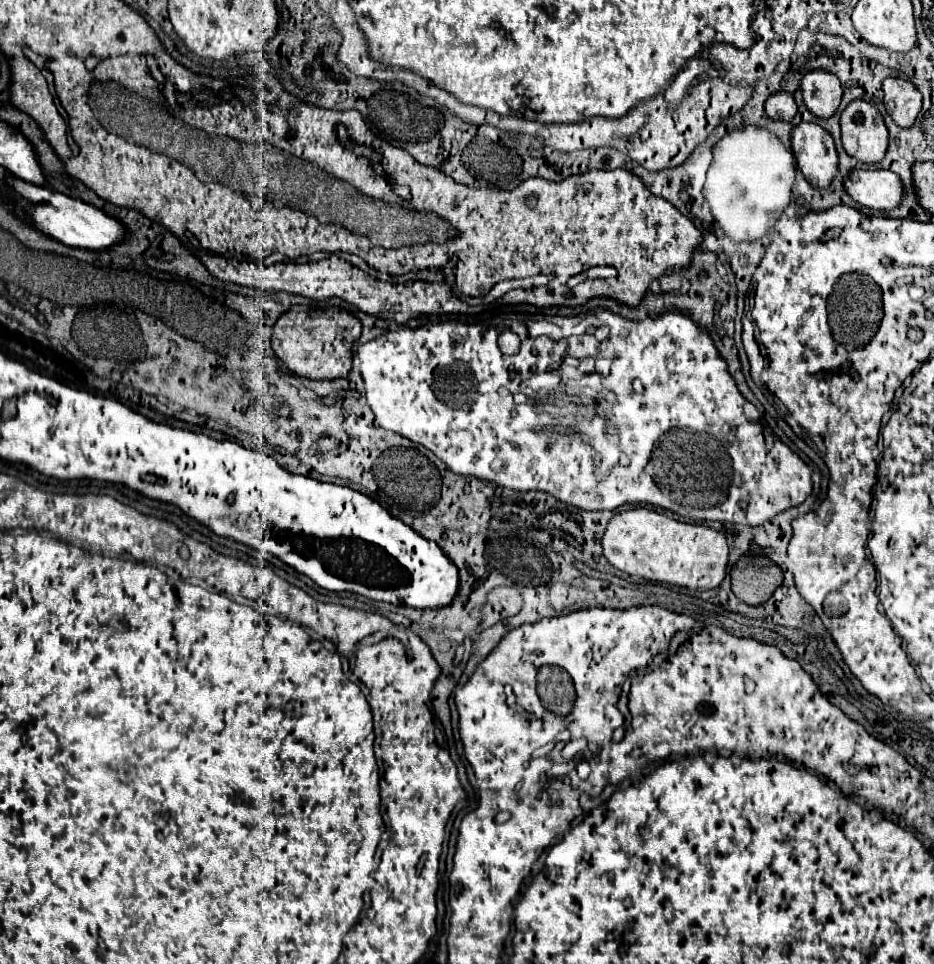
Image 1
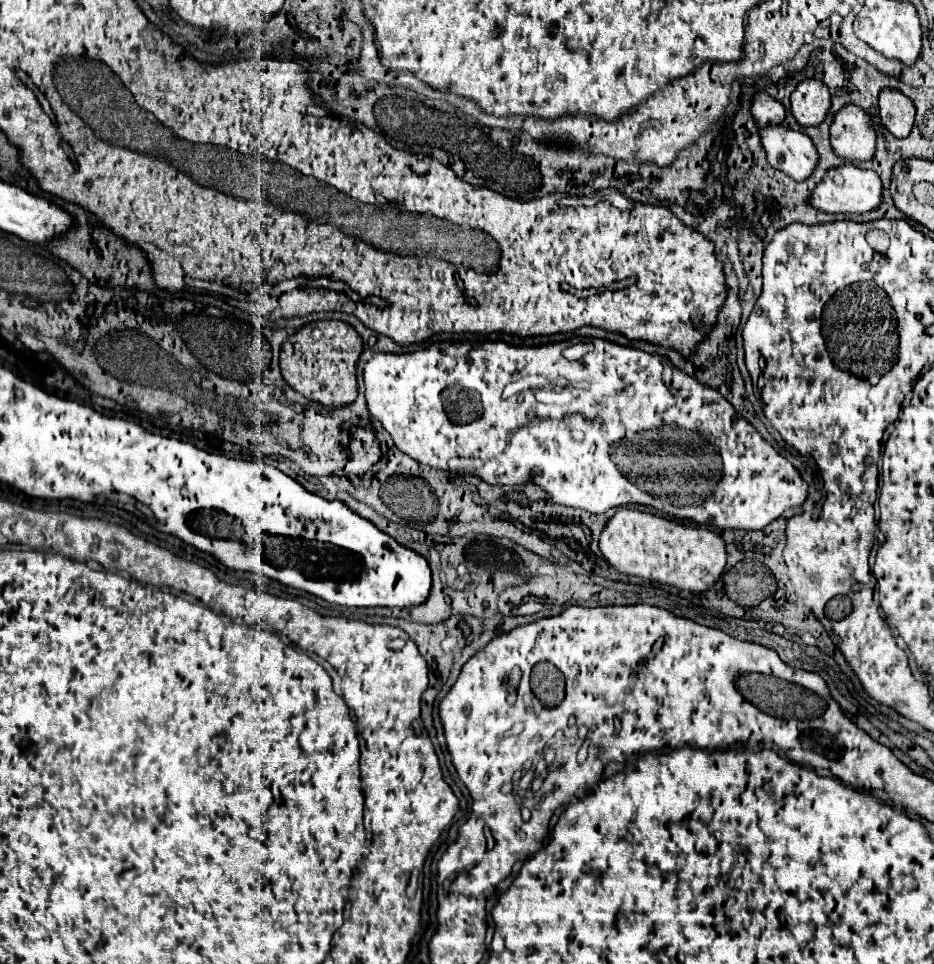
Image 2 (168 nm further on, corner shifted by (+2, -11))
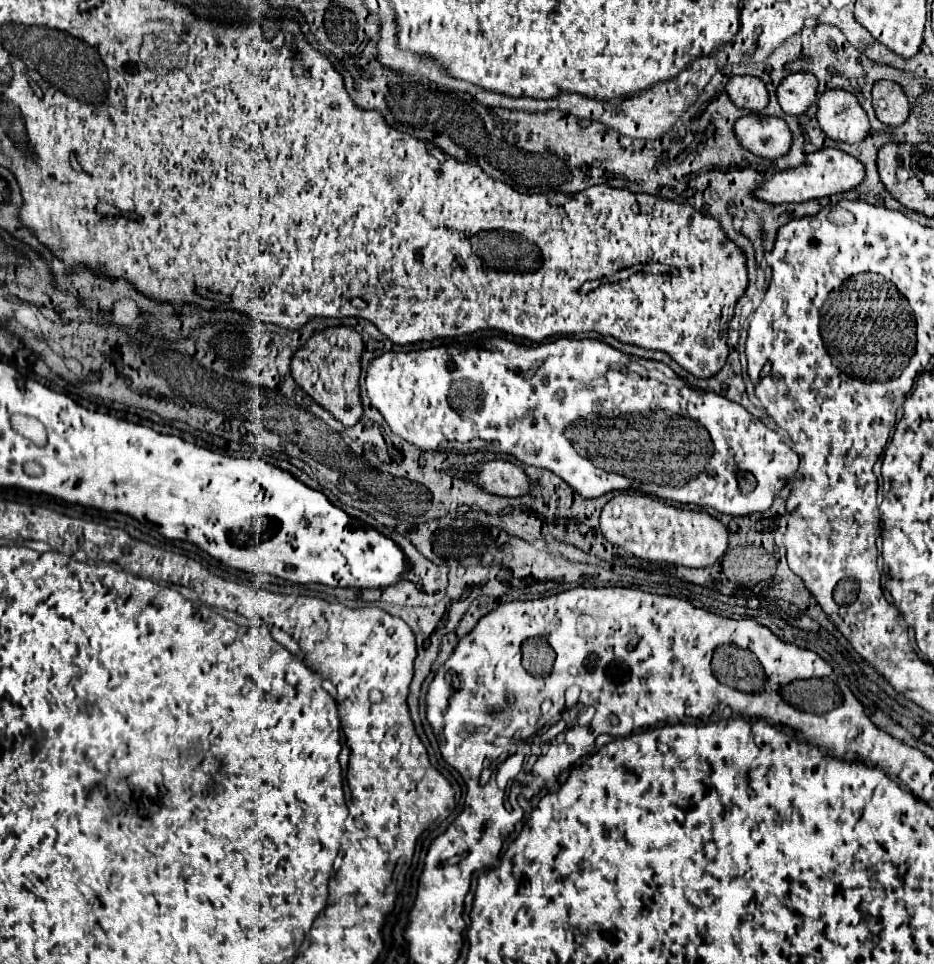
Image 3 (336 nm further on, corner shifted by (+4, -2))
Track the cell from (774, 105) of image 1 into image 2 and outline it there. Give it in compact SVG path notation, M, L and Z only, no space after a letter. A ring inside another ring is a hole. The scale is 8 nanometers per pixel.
M757 92L753 96L753 102L751 102L751 114L753 114L757 126L765 128L765 126L781 124L785 118L785 108L781 102L771 98L769 94Z

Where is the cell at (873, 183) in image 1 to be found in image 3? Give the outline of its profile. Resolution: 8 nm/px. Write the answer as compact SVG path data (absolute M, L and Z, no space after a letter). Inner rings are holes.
M829 147L807 155L805 163L797 169L775 173L771 179L767 179L767 183L763 183L763 187L759 187L759 191L755 191L755 197L769 203L801 203L809 199L821 199L851 191L859 187L863 179L865 179L865 165L857 157Z

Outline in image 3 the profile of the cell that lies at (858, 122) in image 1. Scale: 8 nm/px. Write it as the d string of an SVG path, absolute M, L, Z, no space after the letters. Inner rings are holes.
M829 89L819 97L817 105L817 121L827 137L843 143L861 143L869 135L867 113L853 93Z

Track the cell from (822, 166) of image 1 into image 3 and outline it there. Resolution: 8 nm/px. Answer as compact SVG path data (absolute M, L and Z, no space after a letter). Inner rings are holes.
M747 115L735 123L735 135L751 153L771 161L785 157L793 145L789 125L779 117Z

